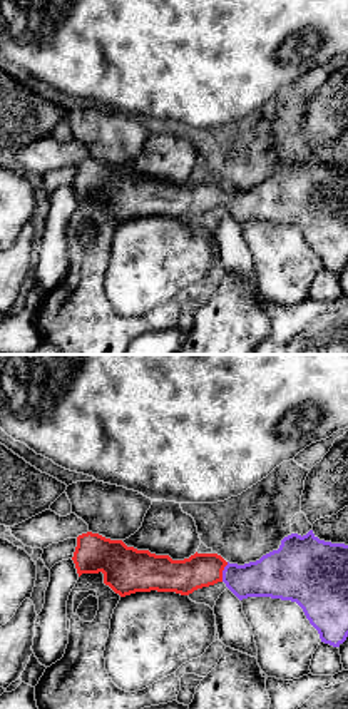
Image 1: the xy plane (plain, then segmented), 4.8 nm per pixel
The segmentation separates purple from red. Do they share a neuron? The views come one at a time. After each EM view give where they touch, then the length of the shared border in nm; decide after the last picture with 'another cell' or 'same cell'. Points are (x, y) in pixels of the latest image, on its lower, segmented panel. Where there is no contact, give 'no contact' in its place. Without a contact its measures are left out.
meets purple at (223, 572); contact 100 nm long

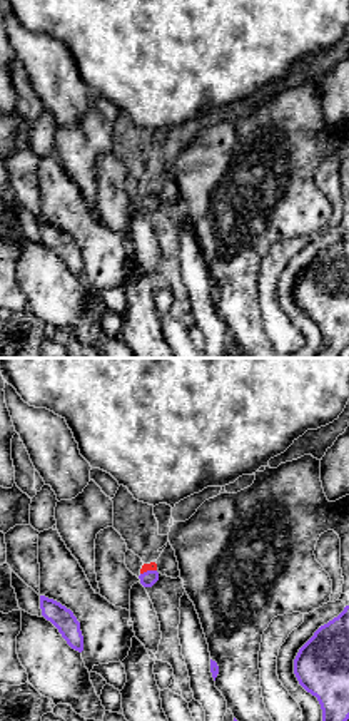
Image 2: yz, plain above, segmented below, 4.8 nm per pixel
meets purple at (147, 571); contact 80 nm long

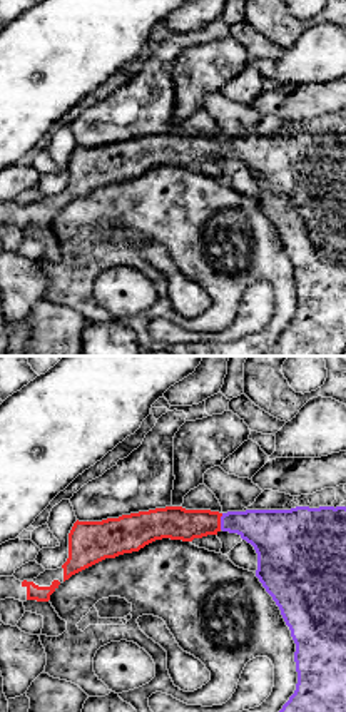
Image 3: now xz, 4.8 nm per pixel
meets purple at (221, 522); contact 80 nm long

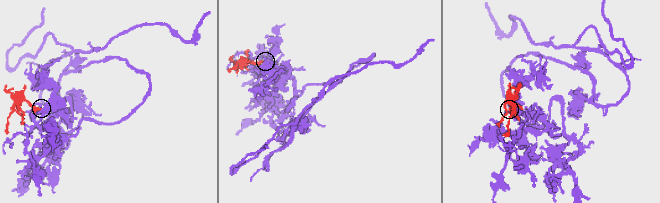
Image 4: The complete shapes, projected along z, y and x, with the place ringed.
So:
same cell

